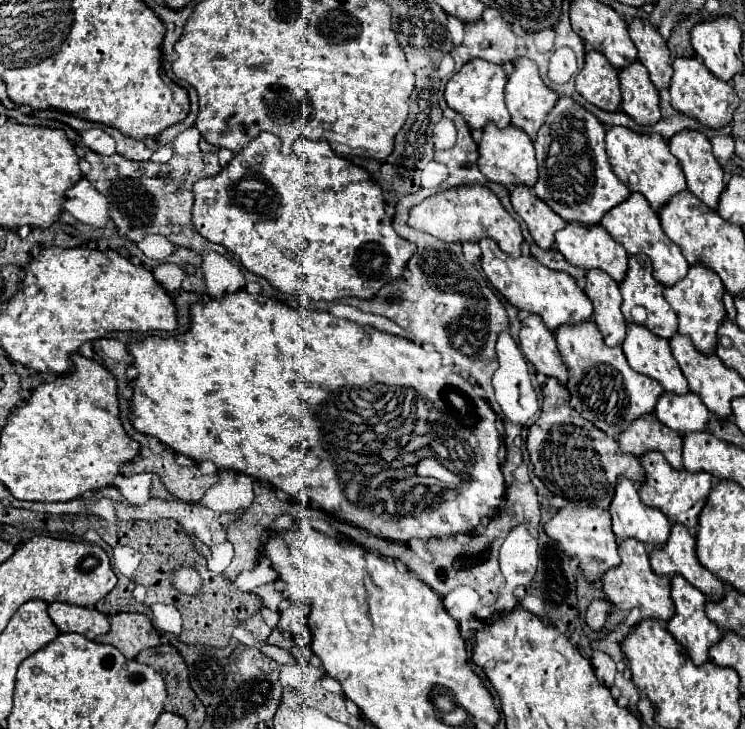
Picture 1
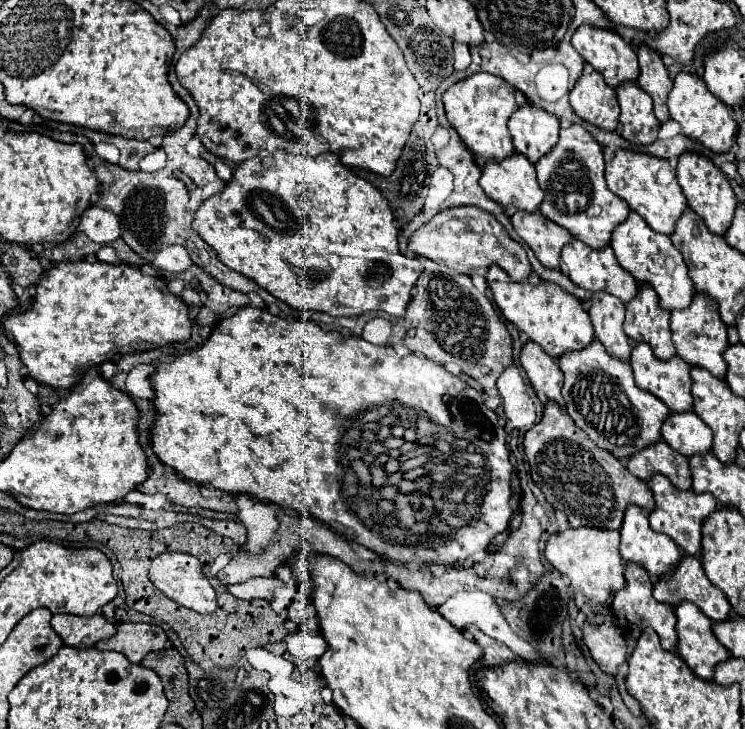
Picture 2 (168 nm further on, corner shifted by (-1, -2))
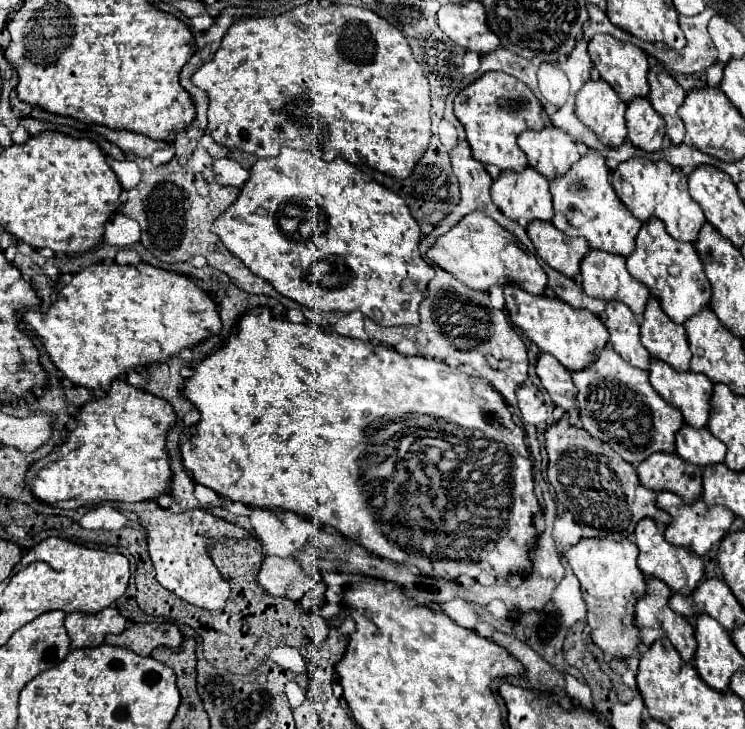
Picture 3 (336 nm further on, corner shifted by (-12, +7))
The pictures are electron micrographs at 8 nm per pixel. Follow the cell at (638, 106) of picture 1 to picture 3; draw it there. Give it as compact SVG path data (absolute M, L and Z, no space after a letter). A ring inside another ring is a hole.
M636 98L626 108L626 126L628 126L628 140L644 150L644 152L656 152L662 148L664 142L664 120L648 98Z

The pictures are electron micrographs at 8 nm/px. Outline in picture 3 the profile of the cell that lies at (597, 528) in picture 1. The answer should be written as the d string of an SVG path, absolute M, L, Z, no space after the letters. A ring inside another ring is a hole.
M584 538L576 546L572 546L564 558L570 564L574 576L580 580L582 598L588 608L588 626L592 642L606 654L606 658L630 660L638 656L640 632L634 622L634 604L646 592L644 574L636 566L638 546L630 540L614 542L614 540L598 540ZM632 598L632 608L626 608Z

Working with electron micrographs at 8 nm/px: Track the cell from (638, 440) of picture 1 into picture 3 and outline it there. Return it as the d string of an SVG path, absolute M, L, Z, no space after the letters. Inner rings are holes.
M656 452L636 468L640 482L654 492L672 492L688 502L696 502L702 494L702 470L686 464L676 454Z

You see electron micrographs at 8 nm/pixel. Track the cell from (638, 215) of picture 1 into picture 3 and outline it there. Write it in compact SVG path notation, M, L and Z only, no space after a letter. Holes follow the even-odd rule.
M650 220L646 222L642 228L640 228L640 234L636 238L636 248L634 252L628 256L626 260L626 266L628 266L628 272L632 278L636 278L638 282L642 282L648 290L650 290L650 296L654 296L662 310L676 322L676 324L684 324L688 318L692 318L694 314L698 314L700 310L704 310L706 306L710 306L710 282L704 274L704 268L702 268L702 262L698 258L698 252L694 250L692 244L688 242L678 242L678 240L672 240L672 236L668 236L668 232L664 232L664 224L660 220Z

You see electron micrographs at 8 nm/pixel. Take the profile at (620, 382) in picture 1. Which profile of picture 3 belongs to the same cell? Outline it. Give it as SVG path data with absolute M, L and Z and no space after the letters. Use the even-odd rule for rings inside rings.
M606 346L600 352L598 360L590 368L586 368L582 372L572 372L572 380L578 388L578 410L580 410L582 428L588 430L590 436L606 442L626 462L630 462L632 466L638 466L642 460L646 460L654 452L674 452L676 450L674 448L676 432L684 424L680 412L658 396L658 392L648 382L648 372L644 372L640 368L632 368L610 346Z

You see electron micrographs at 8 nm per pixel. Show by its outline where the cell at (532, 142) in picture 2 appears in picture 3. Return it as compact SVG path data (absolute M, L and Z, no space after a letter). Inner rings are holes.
M546 126L540 132L522 132L518 136L518 146L526 152L530 168L550 182L564 176L568 168L580 160L578 146L564 130L556 126Z

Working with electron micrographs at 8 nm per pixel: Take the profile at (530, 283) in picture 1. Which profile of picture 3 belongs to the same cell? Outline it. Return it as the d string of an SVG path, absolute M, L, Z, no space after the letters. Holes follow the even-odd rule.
M514 284L504 286L504 298L512 324L518 326L542 352L556 356L556 360L560 360L560 364L570 372L588 368L608 342L608 330L592 312L574 310L558 298L532 296Z

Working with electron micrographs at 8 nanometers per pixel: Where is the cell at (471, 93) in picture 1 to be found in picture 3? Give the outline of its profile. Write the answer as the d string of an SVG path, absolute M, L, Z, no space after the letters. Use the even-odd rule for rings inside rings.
M486 72L468 88L464 88L454 100L454 114L466 128L466 138L472 146L472 156L484 166L494 164L502 172L522 172L528 166L524 152L518 146L518 136L524 130L544 128L542 104L532 94L532 90L504 72Z

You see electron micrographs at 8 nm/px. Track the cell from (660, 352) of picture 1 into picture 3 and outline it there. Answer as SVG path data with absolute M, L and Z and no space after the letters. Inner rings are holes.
M652 358L650 384L662 400L682 412L684 424L692 428L704 428L708 424L714 384L704 374L676 372L666 362Z

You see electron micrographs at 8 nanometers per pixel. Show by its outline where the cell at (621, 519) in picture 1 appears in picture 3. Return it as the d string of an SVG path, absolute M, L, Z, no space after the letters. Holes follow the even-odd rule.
M650 518L642 520L636 526L636 544L640 548L640 556L638 556L638 566L642 570L644 576L654 576L658 580L662 580L672 592L688 596L690 592L694 592L694 588L702 582L704 578L704 566L702 560L696 558L692 552L688 552L686 548L676 548L672 544L668 544L662 536L662 530L658 528L658 524Z

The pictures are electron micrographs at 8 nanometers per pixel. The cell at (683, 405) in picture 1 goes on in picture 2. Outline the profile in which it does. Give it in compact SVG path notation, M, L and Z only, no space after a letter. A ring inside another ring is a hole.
M695 411L669 413L669 419L665 419L665 425L661 429L661 437L675 451L687 457L695 453L707 453L713 443L709 425L705 425Z

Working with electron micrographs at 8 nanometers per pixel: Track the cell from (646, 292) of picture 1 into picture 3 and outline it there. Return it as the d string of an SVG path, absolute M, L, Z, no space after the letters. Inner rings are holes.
M650 298L646 304L646 312L640 324L640 342L652 358L670 364L674 370L688 370L690 348L686 330L684 326L668 320L668 316L654 298Z

